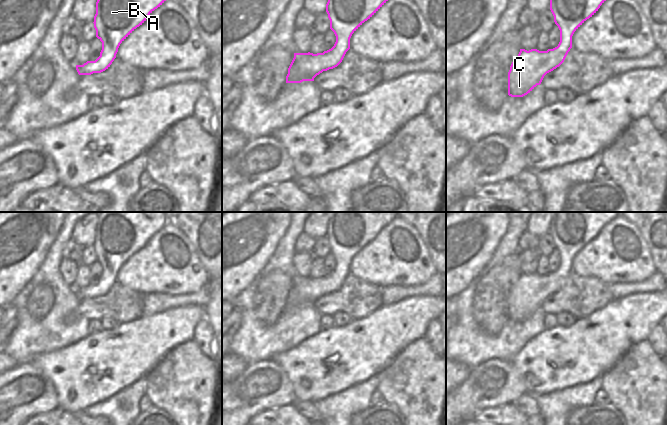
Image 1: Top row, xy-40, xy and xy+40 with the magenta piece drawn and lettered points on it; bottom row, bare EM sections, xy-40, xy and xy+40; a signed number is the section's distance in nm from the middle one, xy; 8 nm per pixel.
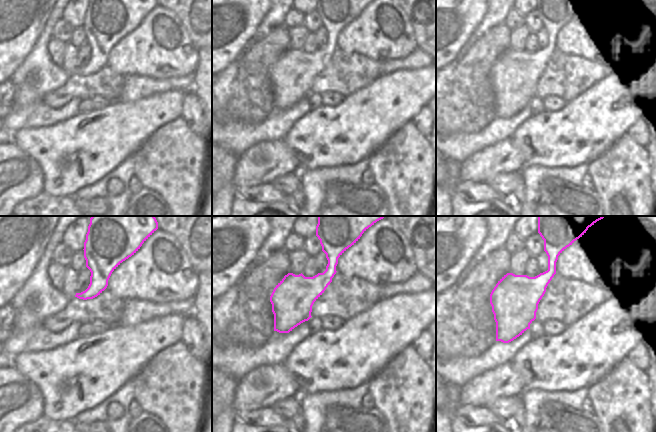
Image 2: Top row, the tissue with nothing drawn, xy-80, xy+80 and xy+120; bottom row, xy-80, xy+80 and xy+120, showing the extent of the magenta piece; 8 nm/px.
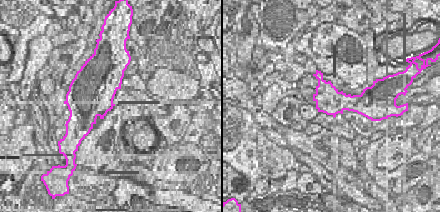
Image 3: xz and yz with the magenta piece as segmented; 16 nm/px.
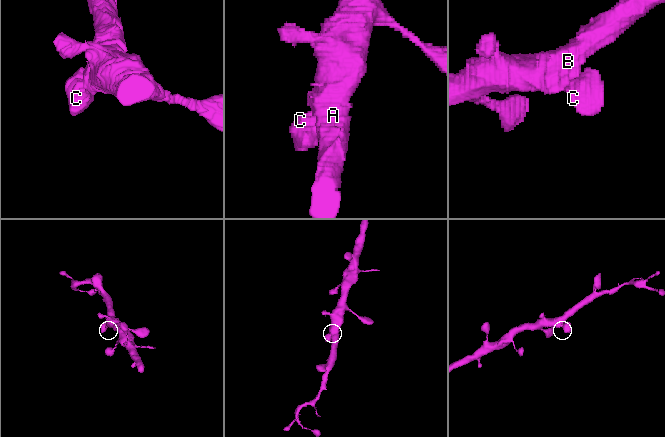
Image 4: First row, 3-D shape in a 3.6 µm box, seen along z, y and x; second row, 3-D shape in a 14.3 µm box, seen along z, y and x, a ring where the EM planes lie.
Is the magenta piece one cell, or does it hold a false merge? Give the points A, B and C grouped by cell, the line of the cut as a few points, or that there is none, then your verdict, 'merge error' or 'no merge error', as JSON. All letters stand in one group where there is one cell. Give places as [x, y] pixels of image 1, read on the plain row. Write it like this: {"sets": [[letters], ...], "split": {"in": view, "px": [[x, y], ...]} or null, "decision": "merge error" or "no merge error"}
{"sets": [["A", "B", "C"]], "split": null, "decision": "no merge error"}

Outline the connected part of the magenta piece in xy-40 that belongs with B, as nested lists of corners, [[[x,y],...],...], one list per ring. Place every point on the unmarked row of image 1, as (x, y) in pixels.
[[[100,212],[96,226],[94,252],[96,261],[102,266],[100,280],[95,285],[87,285],[83,289],[76,289],[79,299],[101,297],[108,293],[118,276],[120,268],[140,249],[148,240],[166,224],[164,212]]]

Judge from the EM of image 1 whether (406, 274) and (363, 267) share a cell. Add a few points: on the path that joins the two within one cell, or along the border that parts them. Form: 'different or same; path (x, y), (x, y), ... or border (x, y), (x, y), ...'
same; path (395, 267), (374, 267)

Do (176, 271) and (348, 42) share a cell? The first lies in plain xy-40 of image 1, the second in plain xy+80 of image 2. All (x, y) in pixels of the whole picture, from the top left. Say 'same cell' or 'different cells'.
same cell

